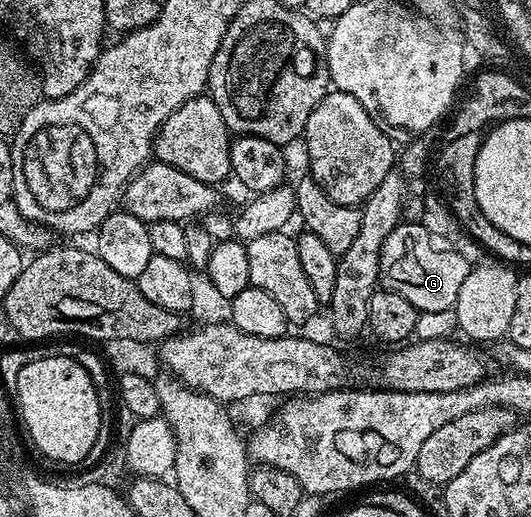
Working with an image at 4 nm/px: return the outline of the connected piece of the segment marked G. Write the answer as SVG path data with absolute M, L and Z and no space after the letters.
M404 220L386 236L386 244L382 244L379 285L410 300L418 312L440 314L455 307L469 269L465 258L433 238L419 221Z

